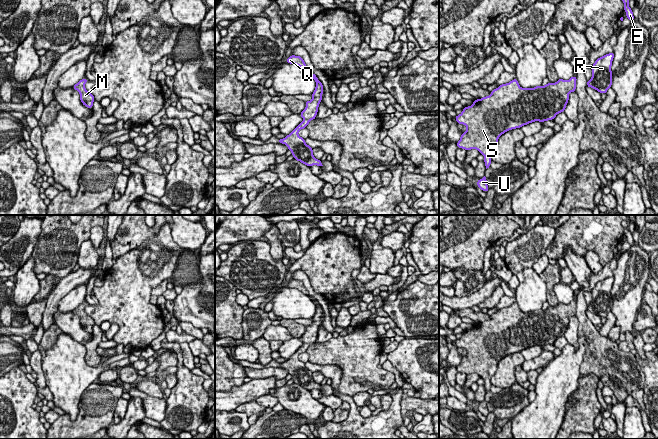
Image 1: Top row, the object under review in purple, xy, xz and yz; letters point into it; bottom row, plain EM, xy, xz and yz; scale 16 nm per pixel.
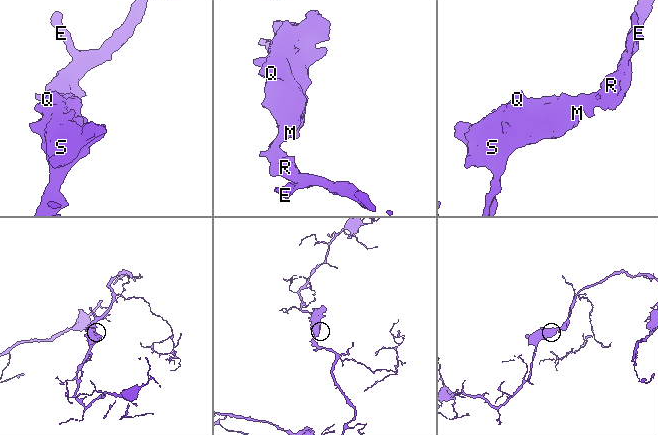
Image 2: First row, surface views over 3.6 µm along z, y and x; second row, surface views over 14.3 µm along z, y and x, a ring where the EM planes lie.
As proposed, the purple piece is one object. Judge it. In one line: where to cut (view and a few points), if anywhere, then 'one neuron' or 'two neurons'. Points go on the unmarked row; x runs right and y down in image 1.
no cut | one neuron

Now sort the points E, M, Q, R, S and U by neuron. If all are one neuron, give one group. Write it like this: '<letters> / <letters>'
E M Q R S U

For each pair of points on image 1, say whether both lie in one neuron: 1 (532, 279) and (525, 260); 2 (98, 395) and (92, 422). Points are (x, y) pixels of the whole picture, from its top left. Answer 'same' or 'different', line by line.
1: different
2: same

